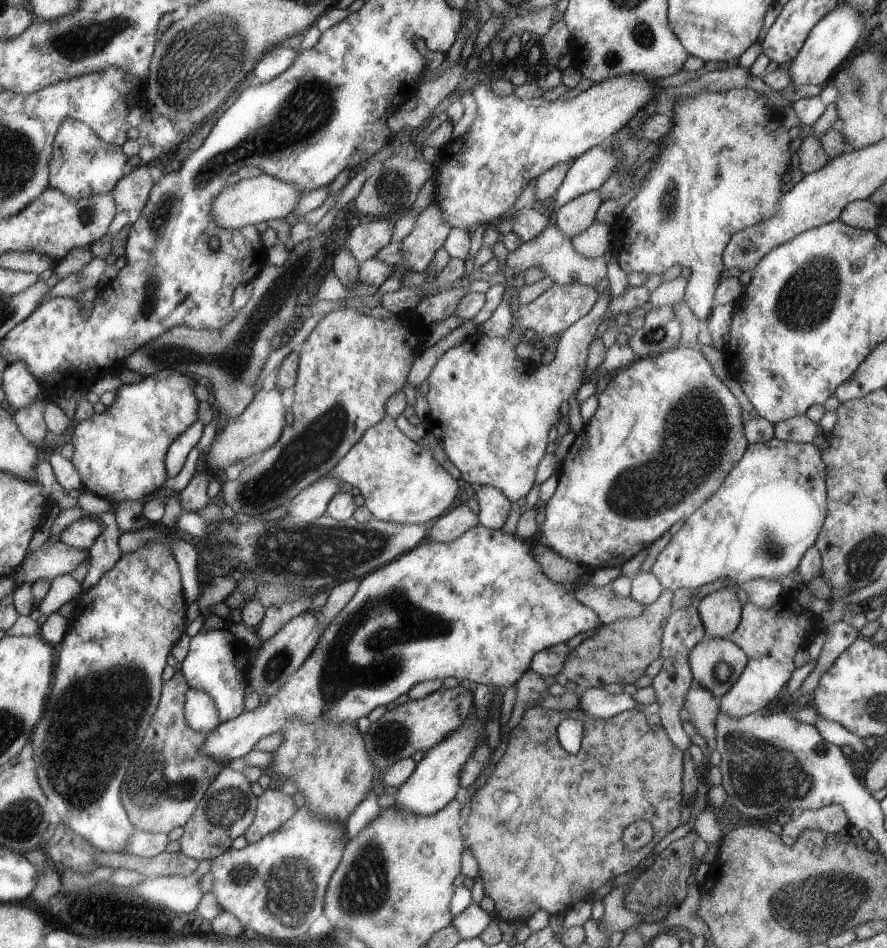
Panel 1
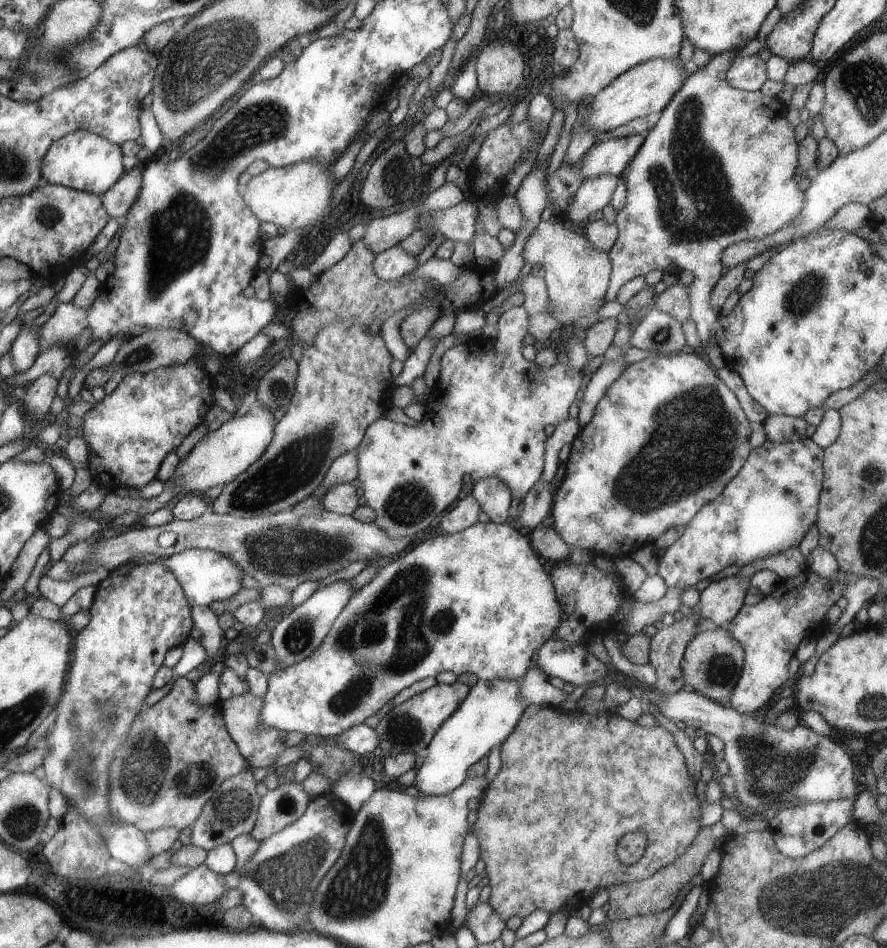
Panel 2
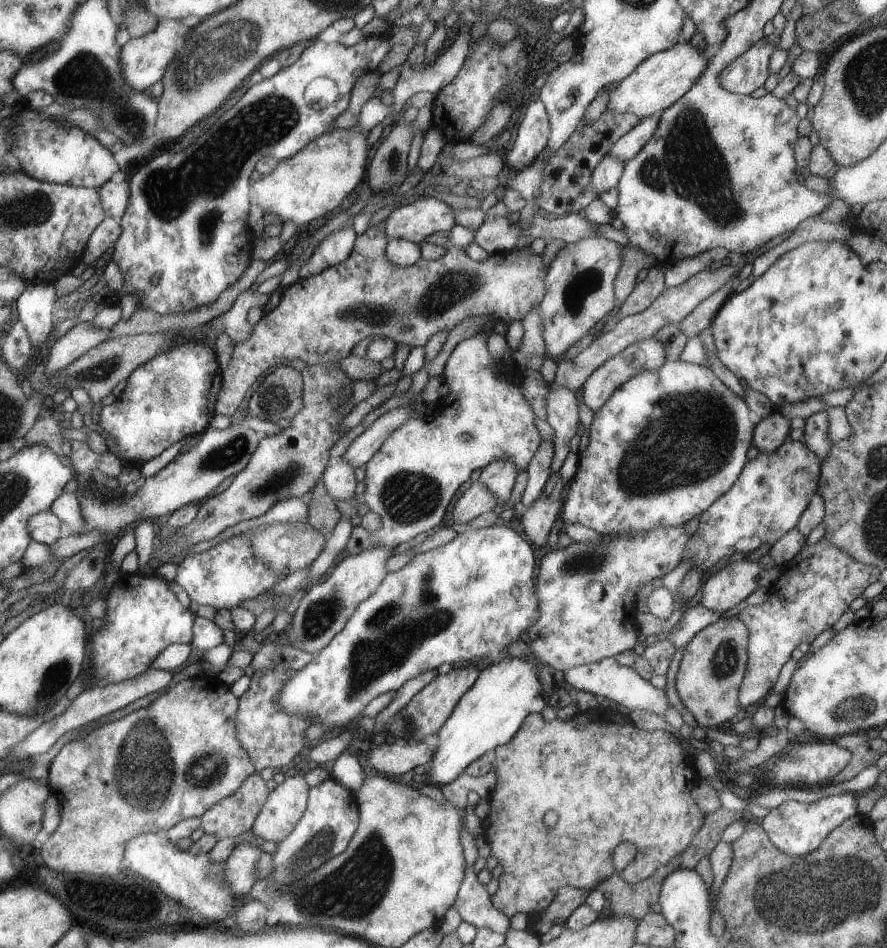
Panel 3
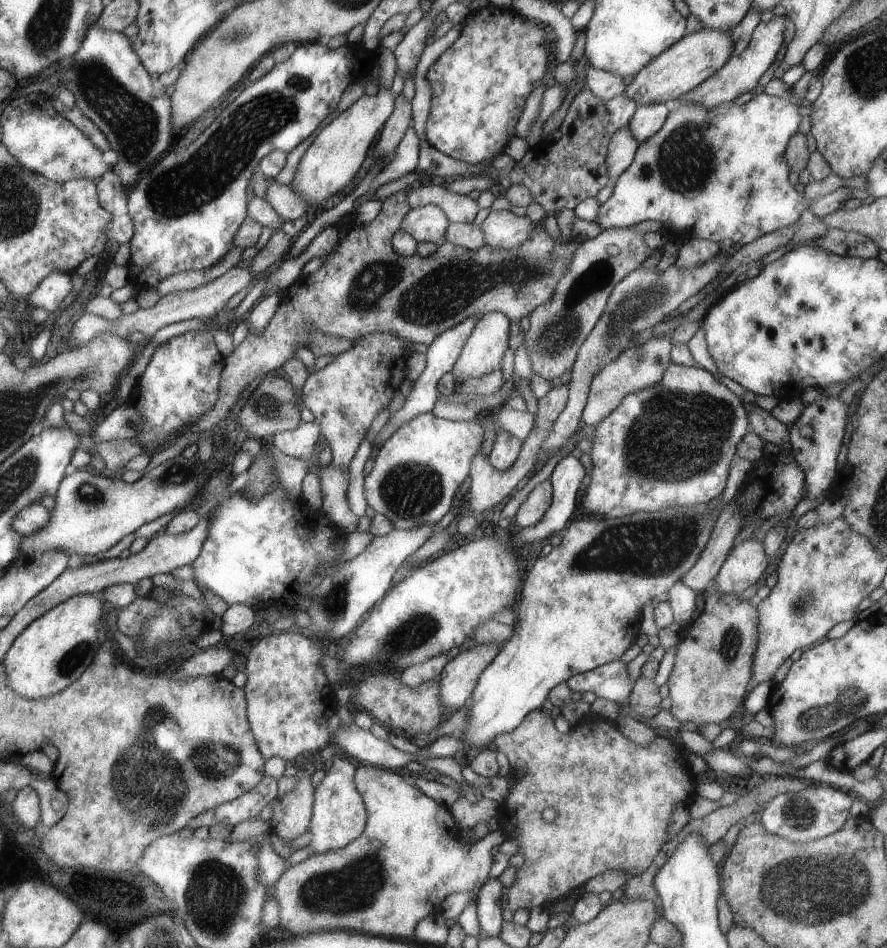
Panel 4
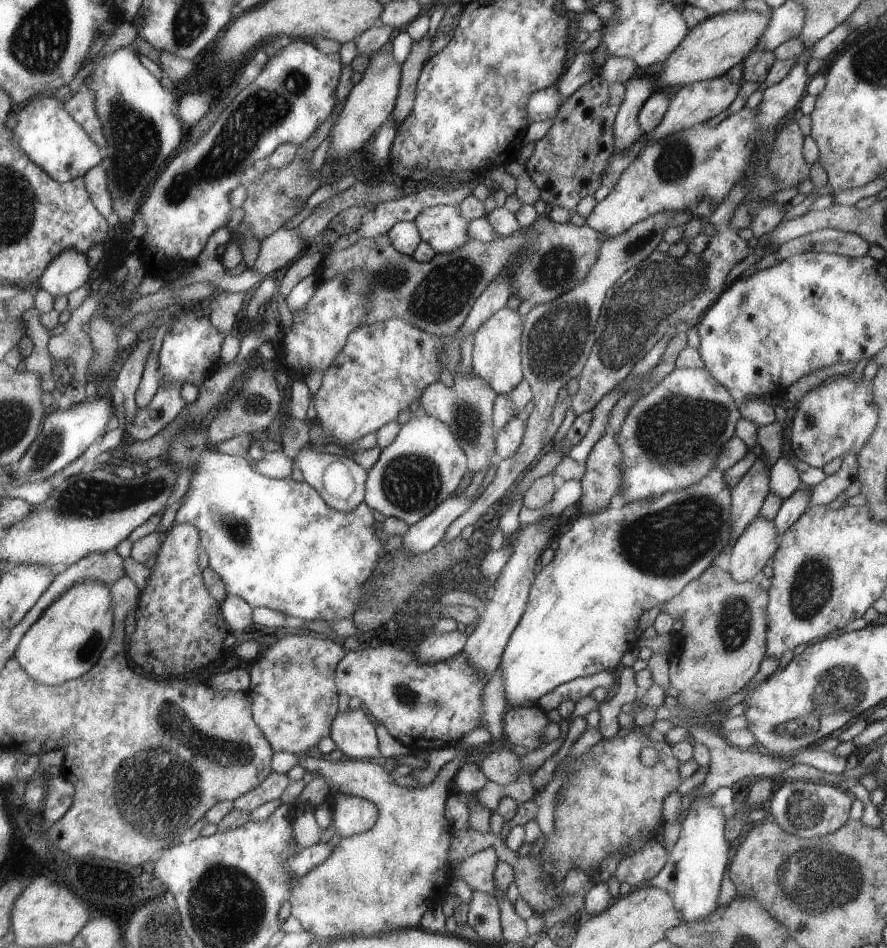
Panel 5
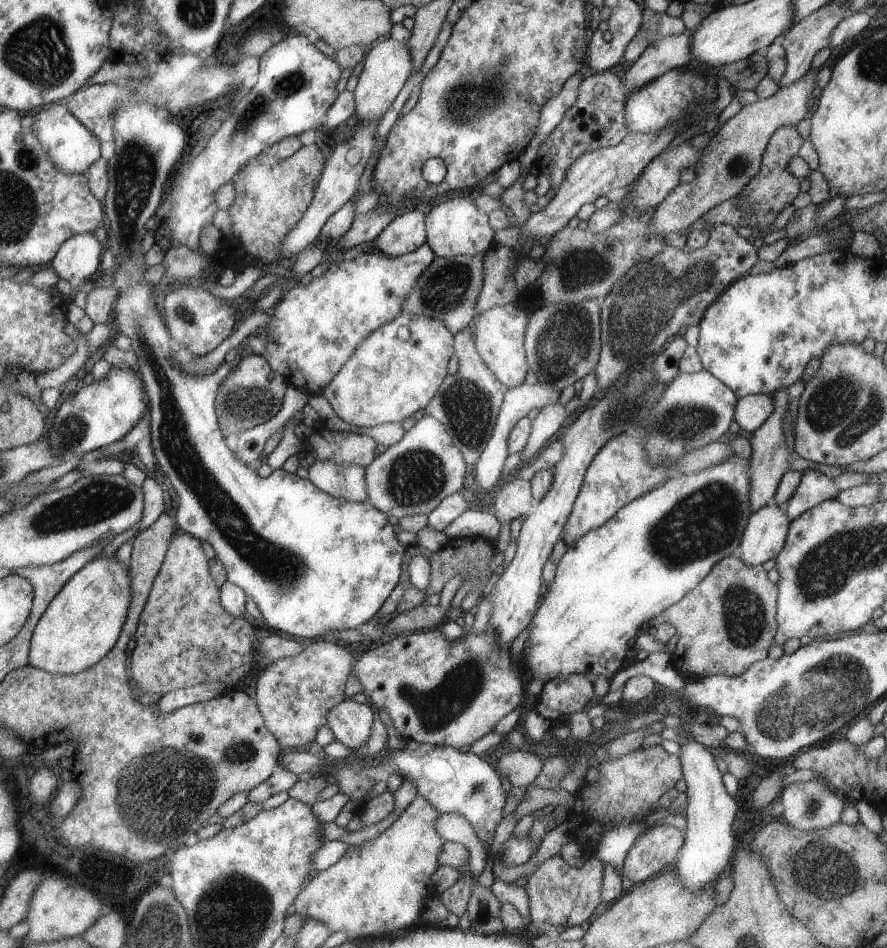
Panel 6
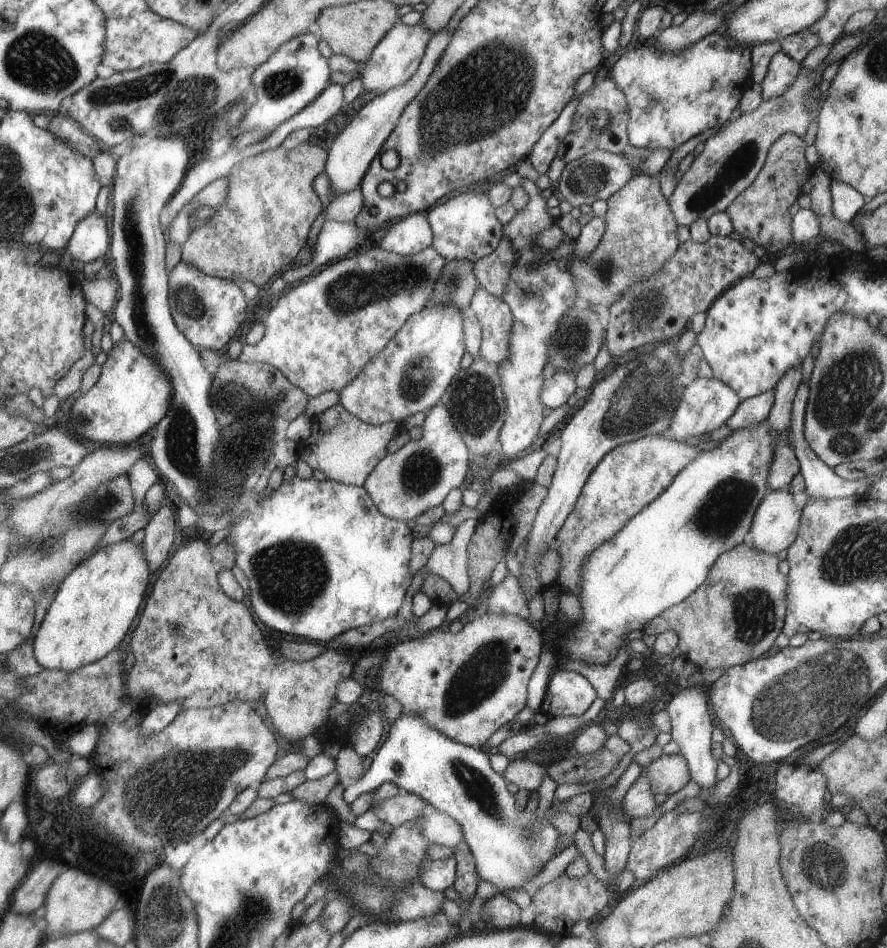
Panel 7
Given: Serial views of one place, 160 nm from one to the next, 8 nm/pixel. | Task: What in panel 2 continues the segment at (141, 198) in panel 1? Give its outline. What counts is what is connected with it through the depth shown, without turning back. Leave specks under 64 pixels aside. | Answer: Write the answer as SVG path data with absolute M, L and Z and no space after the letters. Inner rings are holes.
M141 166L132 167L106 193L100 195L110 218L115 219L126 215L129 208L136 202L138 193L141 191L144 169Z

